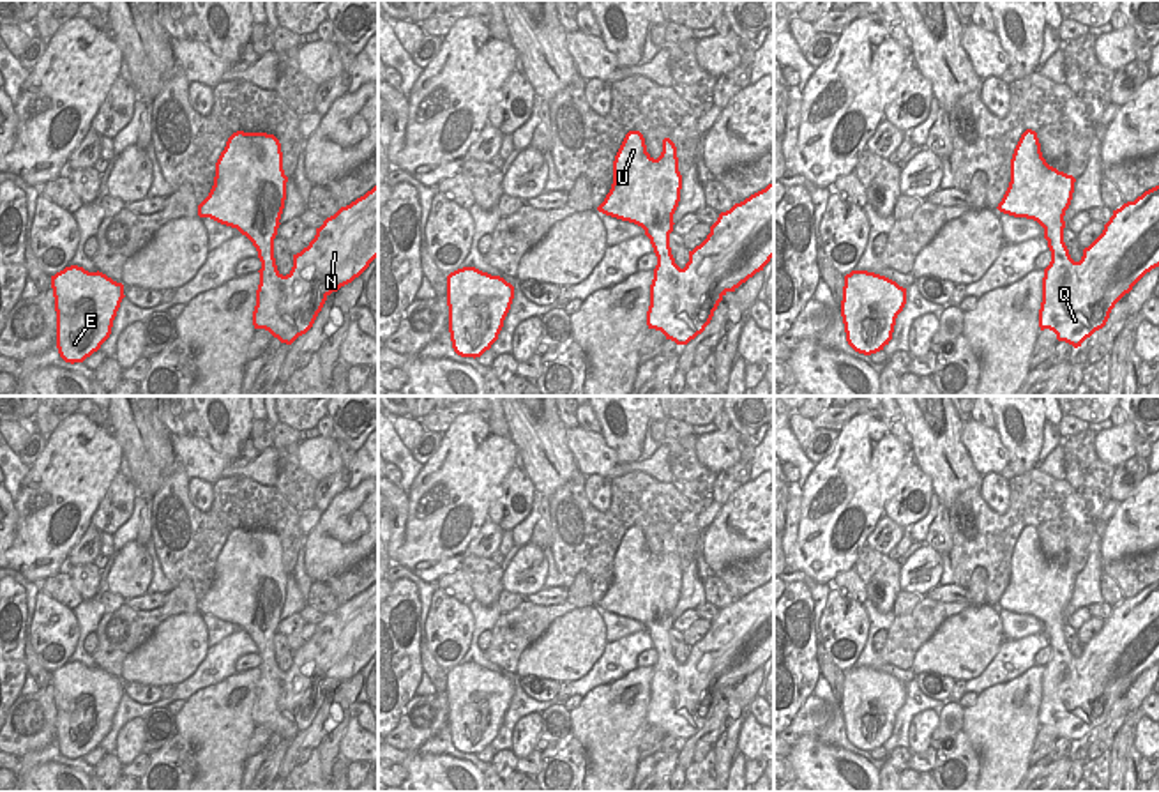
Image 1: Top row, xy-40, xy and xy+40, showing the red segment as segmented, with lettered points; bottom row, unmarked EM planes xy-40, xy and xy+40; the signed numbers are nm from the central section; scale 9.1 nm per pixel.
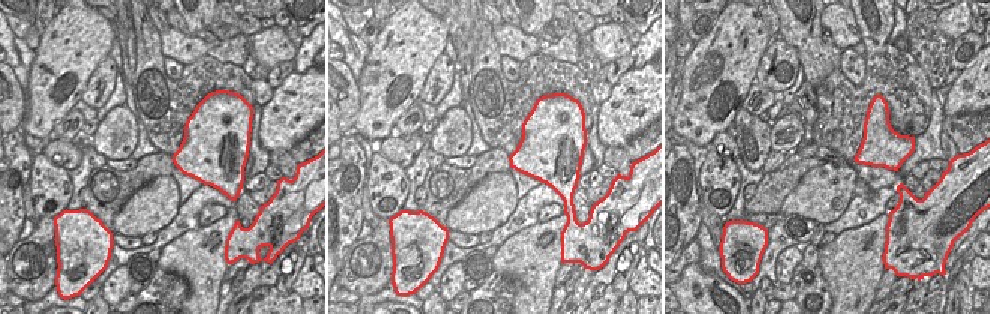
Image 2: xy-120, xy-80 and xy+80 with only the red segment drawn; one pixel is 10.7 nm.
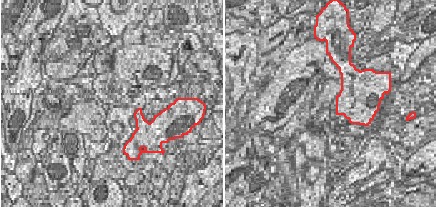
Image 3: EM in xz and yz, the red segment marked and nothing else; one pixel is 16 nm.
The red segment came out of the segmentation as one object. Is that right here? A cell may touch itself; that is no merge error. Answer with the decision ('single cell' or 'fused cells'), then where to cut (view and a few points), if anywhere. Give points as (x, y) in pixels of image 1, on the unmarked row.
single cell | no cut

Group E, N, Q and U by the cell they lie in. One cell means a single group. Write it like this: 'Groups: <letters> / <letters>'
Groups: E N Q U

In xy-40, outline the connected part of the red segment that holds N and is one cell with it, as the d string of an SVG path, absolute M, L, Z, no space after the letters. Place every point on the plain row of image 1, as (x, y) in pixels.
M237 527L216 559L214 582L198 601L198 612L237 624L253 638L261 658L253 721L292 741L313 723L327 693L378 652L378 582L327 613L283 672L274 635L286 578L279 536Z

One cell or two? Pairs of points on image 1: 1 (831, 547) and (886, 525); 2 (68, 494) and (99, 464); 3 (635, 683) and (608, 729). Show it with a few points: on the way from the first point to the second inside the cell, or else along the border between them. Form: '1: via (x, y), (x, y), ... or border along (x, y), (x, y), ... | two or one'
1: border along (884, 515), (864, 545) | two
2: via (76, 485), (90, 472) | one
3: via (622, 688), (619, 709), (613, 716) | one

